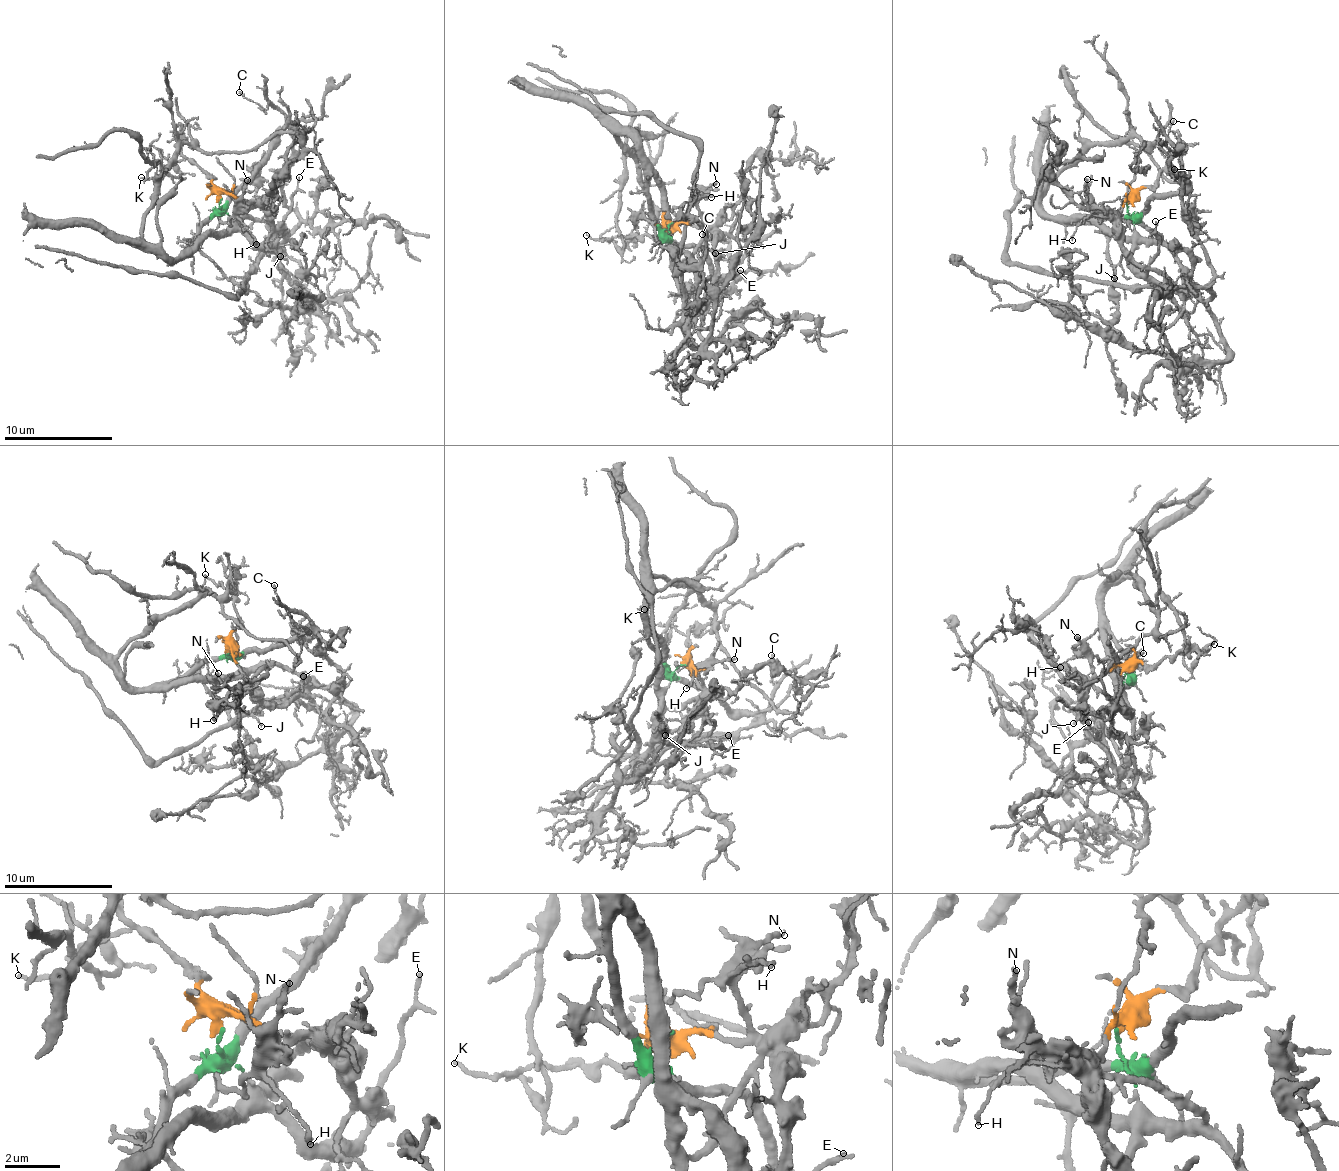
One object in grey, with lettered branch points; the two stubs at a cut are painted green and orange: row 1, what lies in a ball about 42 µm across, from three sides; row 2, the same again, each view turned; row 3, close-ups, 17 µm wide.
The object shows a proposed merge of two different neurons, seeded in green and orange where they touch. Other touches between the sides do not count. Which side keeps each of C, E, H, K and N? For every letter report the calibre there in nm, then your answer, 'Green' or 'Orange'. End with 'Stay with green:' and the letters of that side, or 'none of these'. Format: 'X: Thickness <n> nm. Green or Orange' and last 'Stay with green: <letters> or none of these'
C: Thickness 130 nm. Green
E: Thickness 110 nm. Green
H: Thickness 130 nm. Orange
K: Thickness 120 nm. Orange
N: Thickness 180 nm. Orange
Stay with green: C, E

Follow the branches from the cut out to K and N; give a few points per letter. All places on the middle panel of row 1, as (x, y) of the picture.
K: (670, 222), (654, 237), (601, 238), (585, 234)
N: (670, 222), (680, 226), (702, 222), (698, 200), (707, 188), (717, 185)

